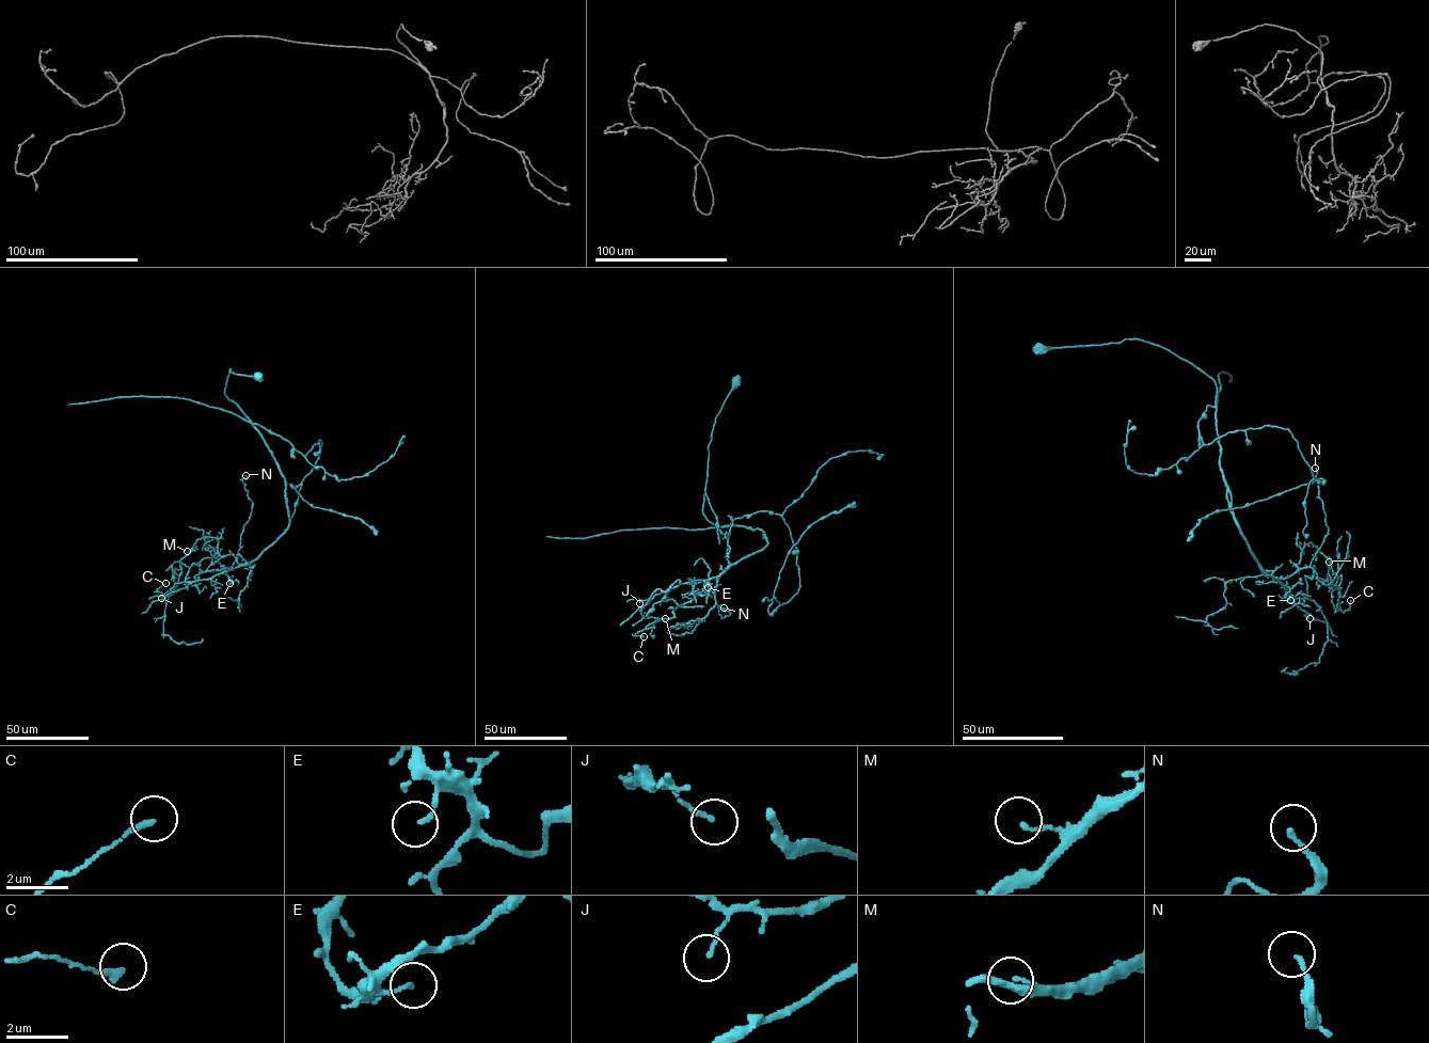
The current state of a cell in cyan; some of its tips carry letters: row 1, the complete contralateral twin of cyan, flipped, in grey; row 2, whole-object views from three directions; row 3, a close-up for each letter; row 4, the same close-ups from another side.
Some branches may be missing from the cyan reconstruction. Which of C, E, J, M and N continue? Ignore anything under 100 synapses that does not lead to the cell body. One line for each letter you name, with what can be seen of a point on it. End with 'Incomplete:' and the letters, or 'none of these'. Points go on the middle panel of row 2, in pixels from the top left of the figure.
Incomplete: none of these

